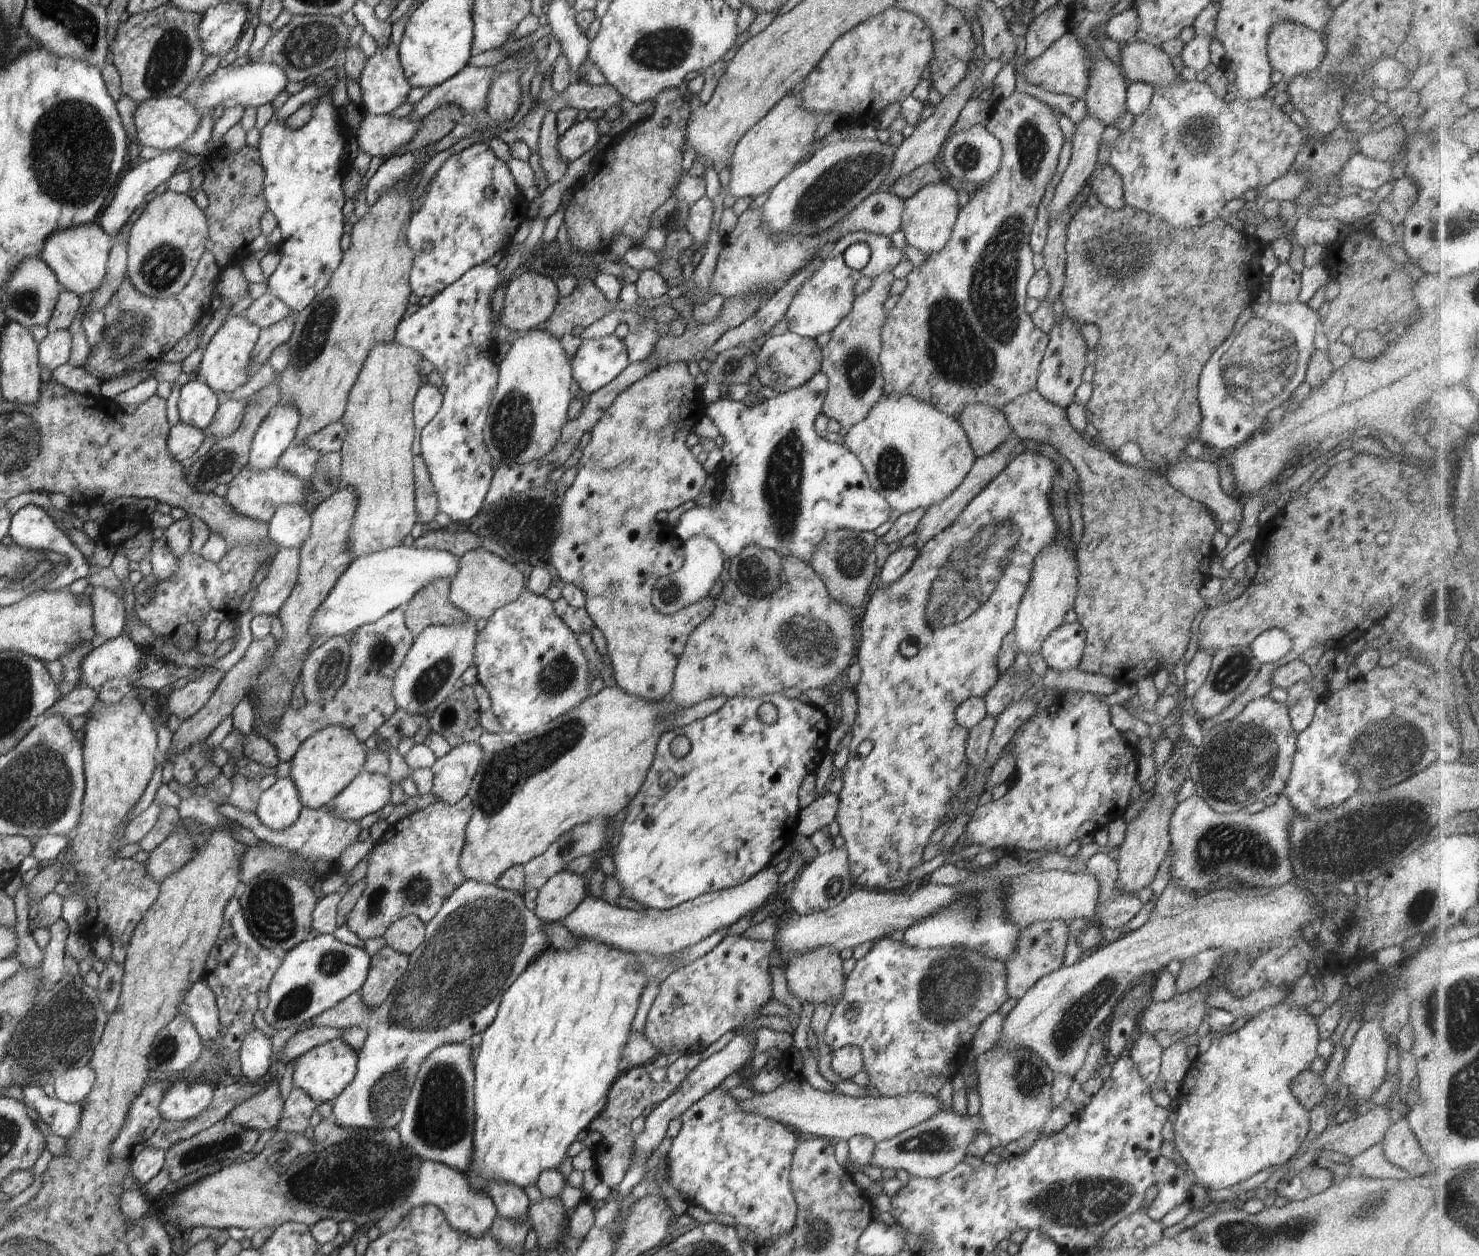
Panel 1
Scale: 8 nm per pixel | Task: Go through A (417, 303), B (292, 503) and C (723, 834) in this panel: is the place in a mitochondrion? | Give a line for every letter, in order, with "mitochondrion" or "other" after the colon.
A: other
B: other
C: mitochondrion

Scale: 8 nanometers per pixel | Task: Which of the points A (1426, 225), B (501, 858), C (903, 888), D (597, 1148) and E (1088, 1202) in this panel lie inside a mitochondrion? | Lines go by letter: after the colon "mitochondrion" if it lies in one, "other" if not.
A: mitochondrion
B: other
C: other
D: other
E: mitochondrion

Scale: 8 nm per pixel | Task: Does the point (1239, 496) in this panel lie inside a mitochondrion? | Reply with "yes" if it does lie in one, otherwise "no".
no

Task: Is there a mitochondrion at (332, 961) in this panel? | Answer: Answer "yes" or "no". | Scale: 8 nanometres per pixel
yes

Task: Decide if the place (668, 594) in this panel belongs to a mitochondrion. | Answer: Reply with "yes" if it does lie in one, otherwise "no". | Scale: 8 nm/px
yes

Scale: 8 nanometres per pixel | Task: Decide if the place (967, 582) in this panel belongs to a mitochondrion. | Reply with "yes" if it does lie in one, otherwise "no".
yes

